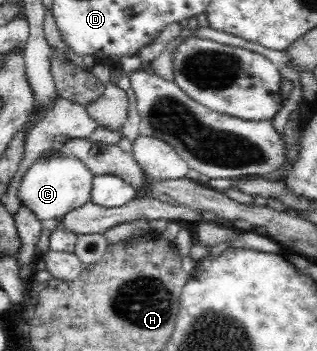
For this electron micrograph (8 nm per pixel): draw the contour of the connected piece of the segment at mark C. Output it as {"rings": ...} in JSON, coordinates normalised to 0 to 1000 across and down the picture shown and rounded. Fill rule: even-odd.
{"rings":[[[129,447],[91,473],[60,521],[54,564],[60,564],[63,590],[88,590],[129,635],[161,641],[186,632],[230,595],[246,595],[287,573],[284,544],[293,504],[284,481],[246,447]]]}

